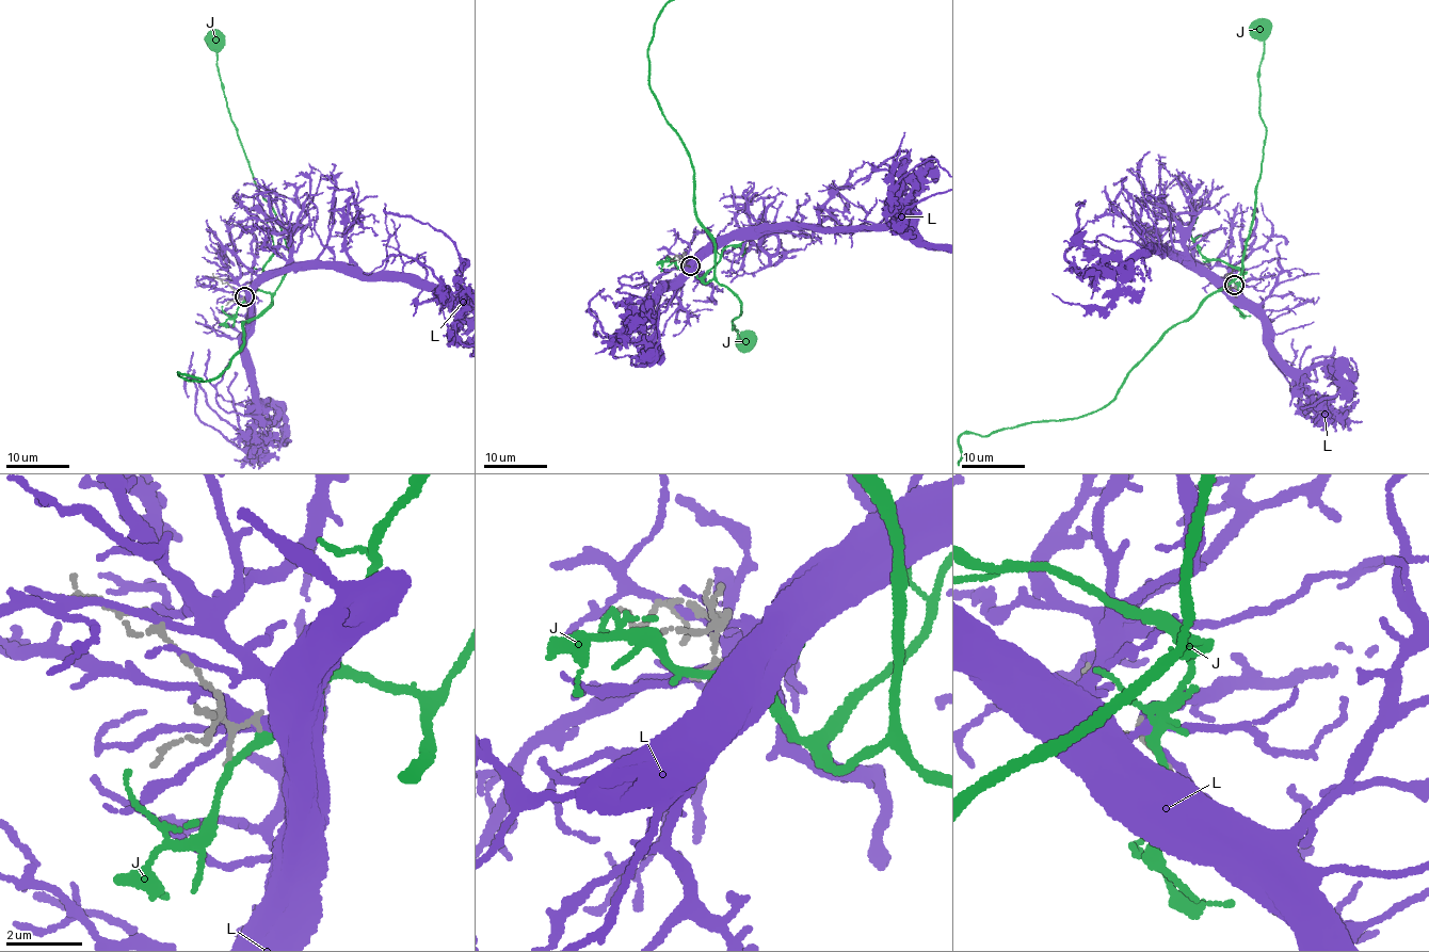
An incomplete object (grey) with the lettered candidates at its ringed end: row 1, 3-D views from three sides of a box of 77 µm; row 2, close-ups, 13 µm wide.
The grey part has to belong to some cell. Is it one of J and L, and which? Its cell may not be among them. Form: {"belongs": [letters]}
{"belongs": []}

